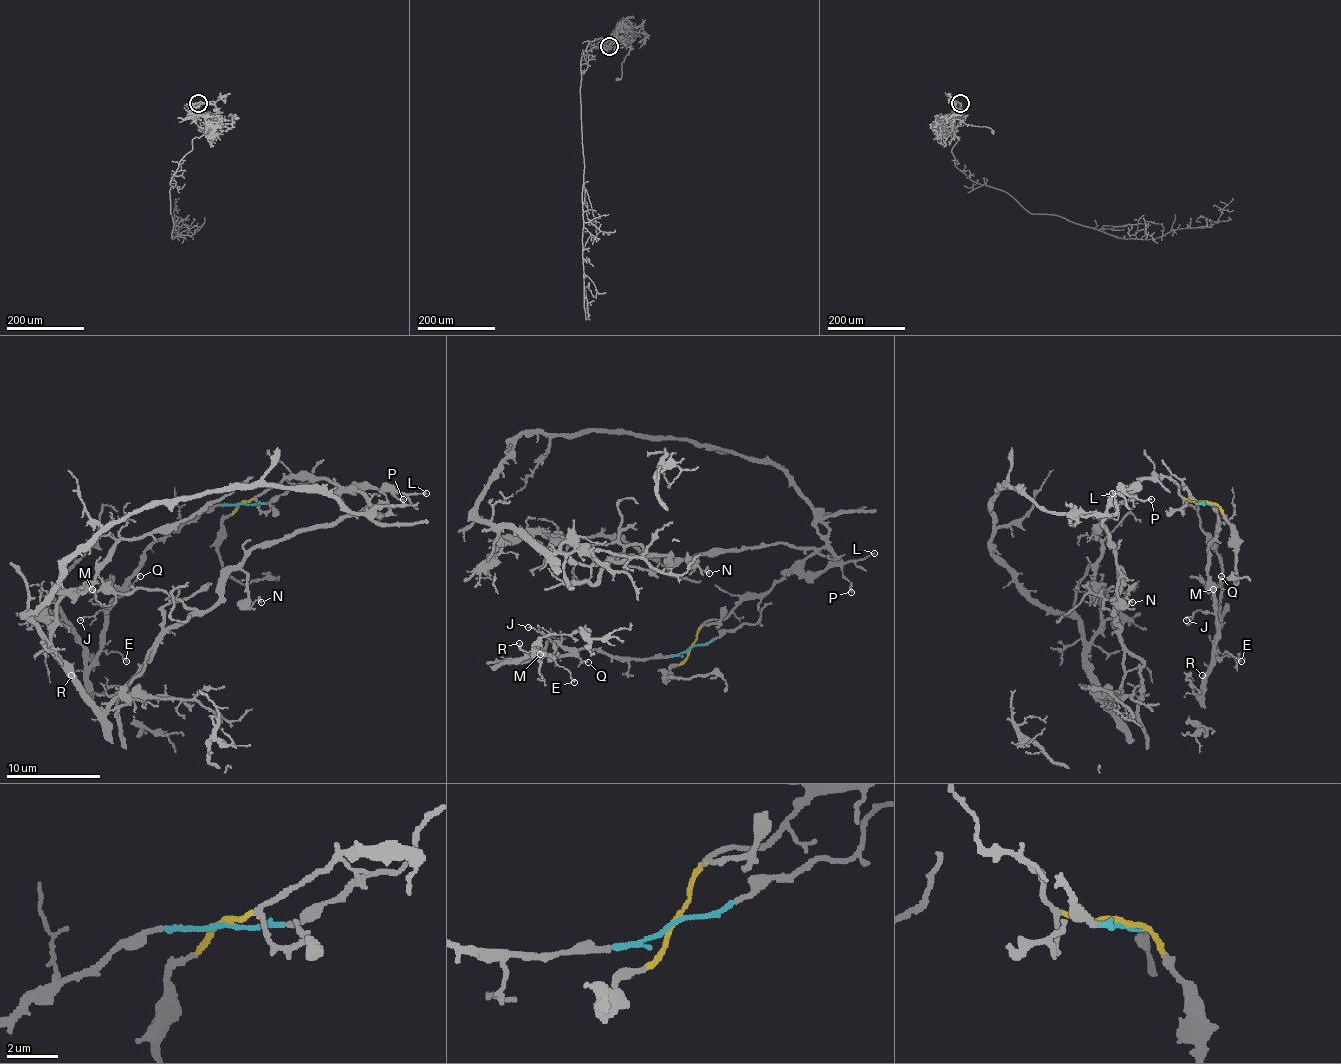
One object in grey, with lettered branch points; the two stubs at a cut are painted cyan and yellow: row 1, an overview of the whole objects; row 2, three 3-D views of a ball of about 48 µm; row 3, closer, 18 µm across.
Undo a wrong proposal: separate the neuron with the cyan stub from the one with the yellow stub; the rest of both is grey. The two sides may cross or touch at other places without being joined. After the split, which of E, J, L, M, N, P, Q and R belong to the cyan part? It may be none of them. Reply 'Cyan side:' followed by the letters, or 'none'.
Cyan side: E, J, M, Q, R

